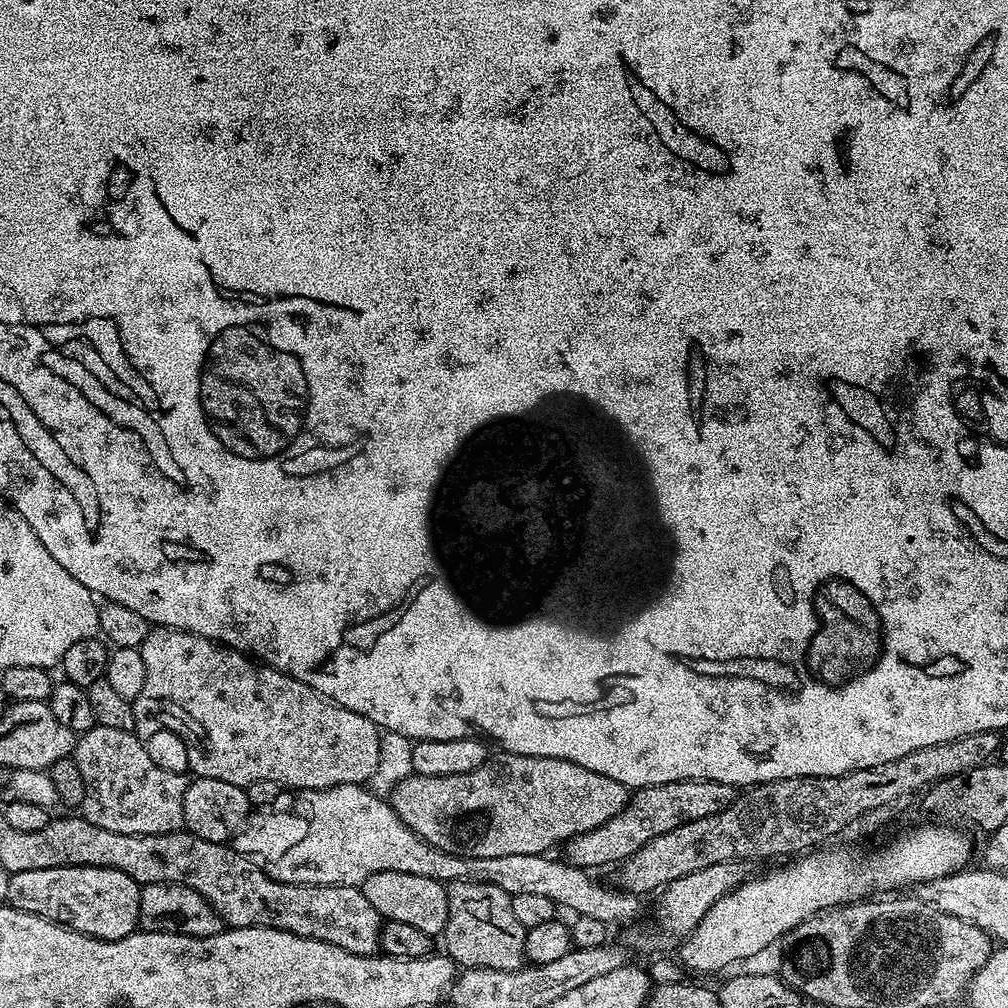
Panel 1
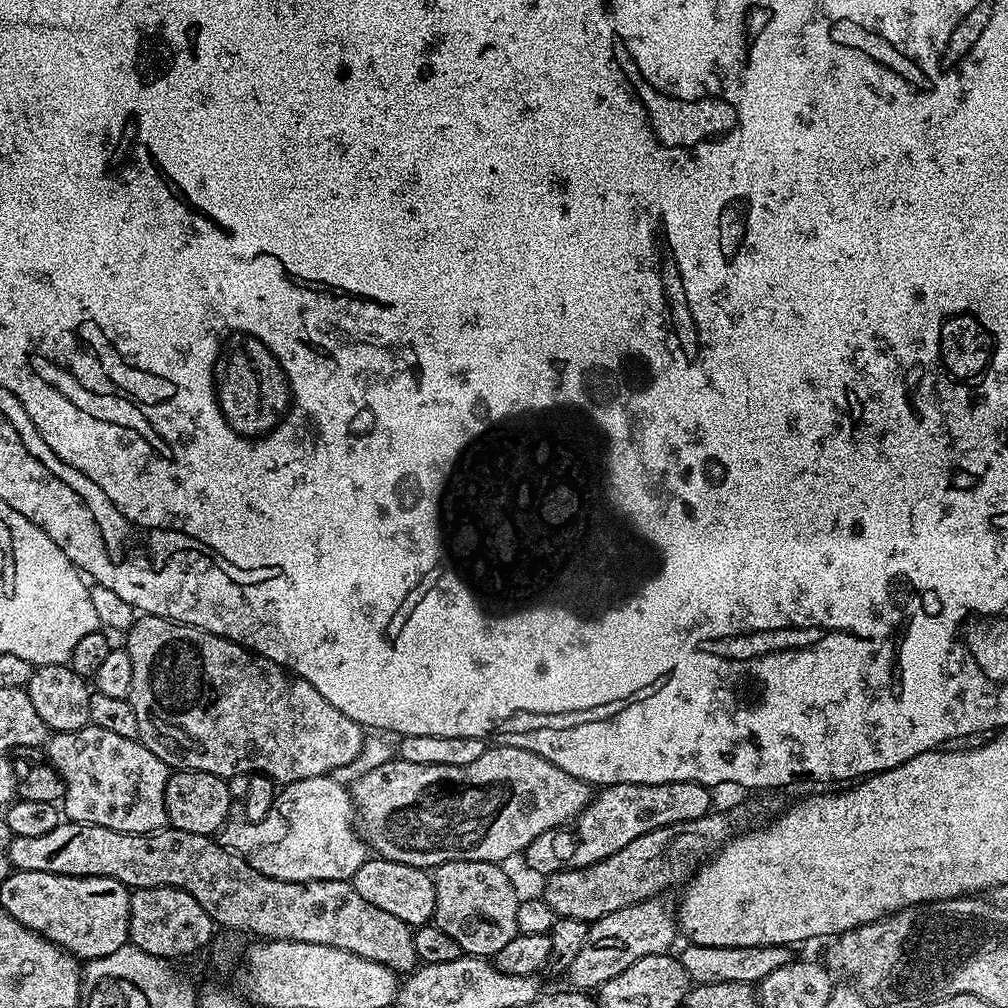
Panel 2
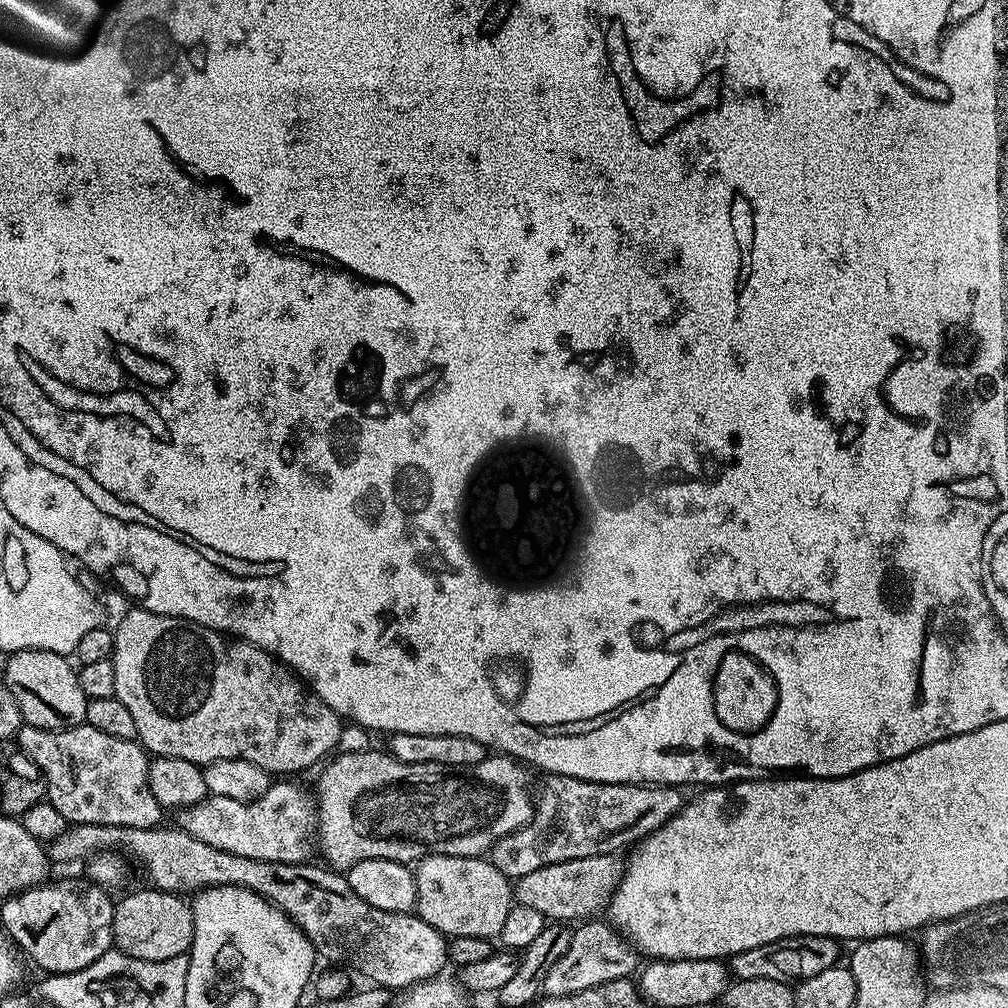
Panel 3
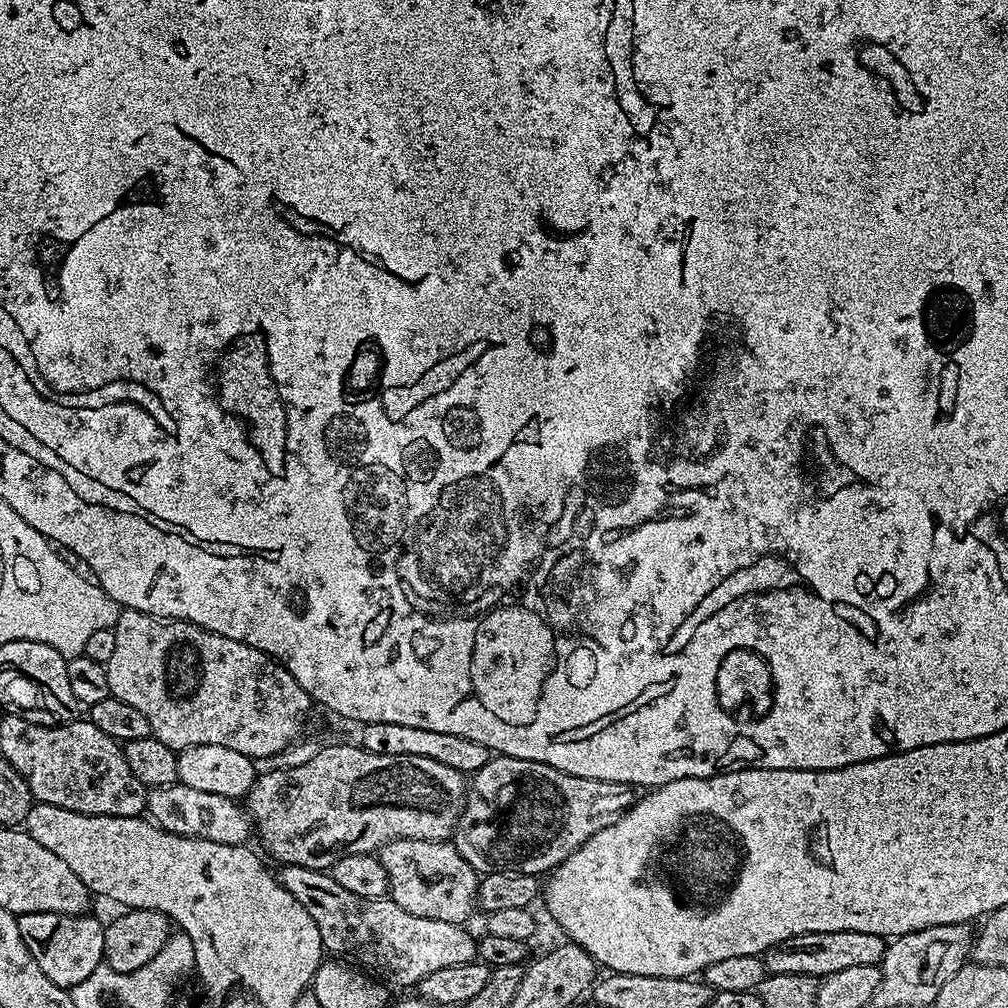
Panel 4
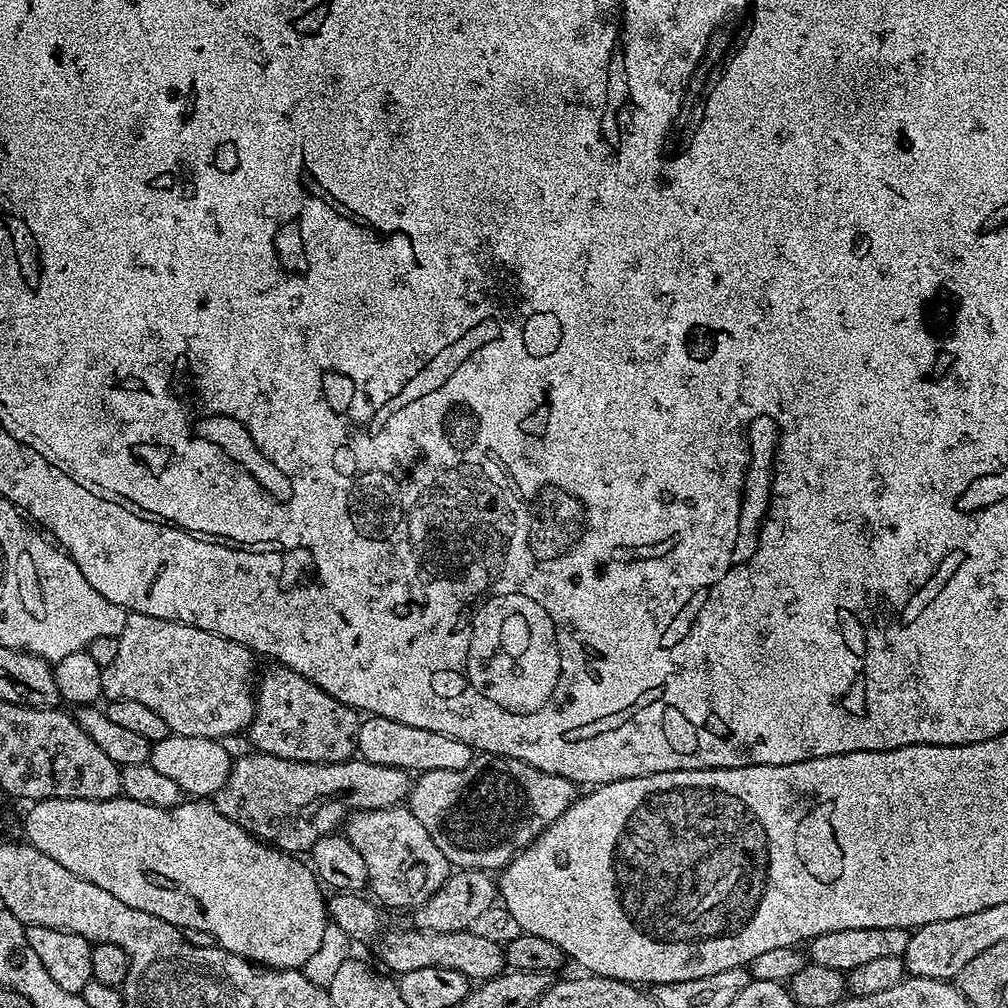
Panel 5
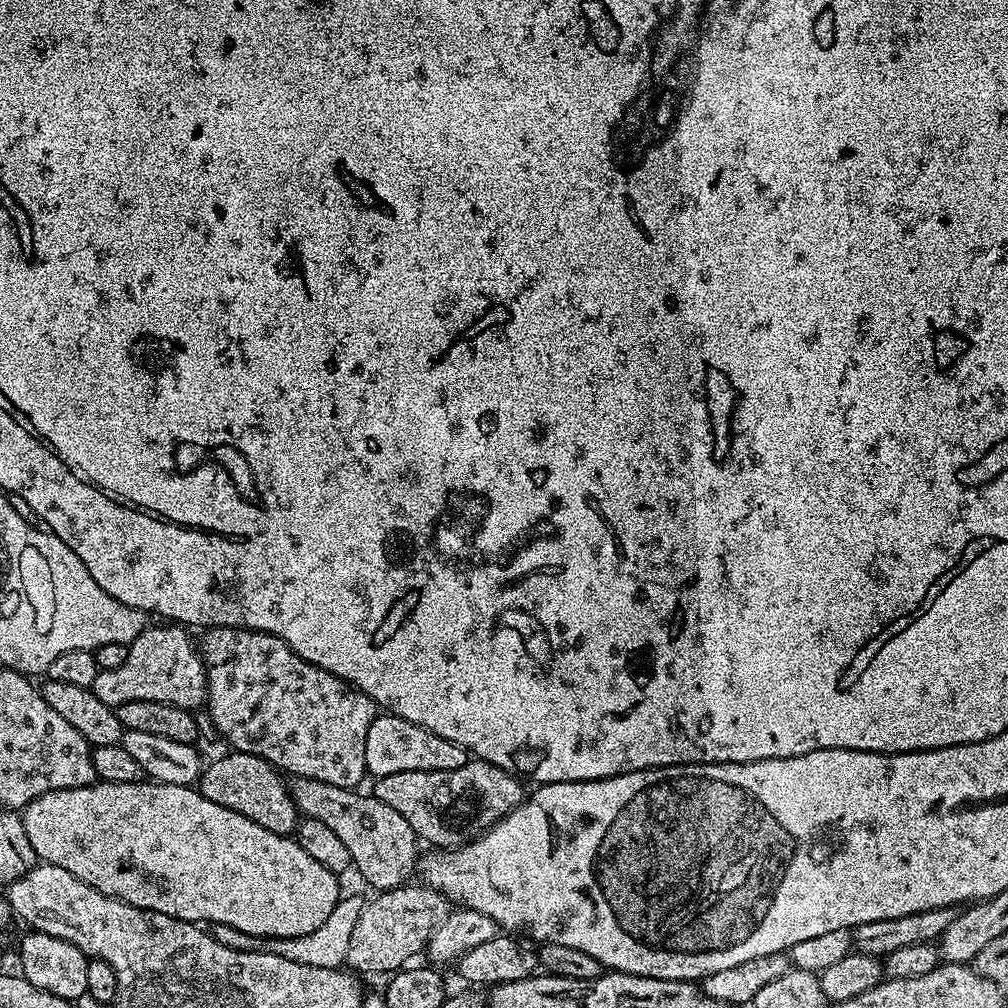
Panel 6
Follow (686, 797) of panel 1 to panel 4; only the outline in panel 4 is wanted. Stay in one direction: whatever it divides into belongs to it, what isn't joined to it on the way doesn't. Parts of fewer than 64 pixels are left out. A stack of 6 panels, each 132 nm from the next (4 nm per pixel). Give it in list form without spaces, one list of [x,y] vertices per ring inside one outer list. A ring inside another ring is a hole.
[[[496,754],[488,759],[486,766],[482,766],[482,770],[471,773],[464,812],[460,816],[460,823],[456,825],[454,843],[458,854],[462,854],[462,858],[466,858],[466,862],[470,862],[470,866],[477,874],[521,872],[522,874],[539,877],[541,875],[540,872],[544,872],[543,874],[551,873],[553,868],[558,867],[566,858],[570,858],[570,854],[577,852],[598,830],[610,826],[619,816],[624,815],[634,803],[632,792],[634,792],[634,788],[631,784],[606,782],[605,780],[595,780],[594,778],[578,778],[574,774],[566,774],[562,770],[554,770],[554,766],[546,766],[542,762],[530,762],[522,758]]]

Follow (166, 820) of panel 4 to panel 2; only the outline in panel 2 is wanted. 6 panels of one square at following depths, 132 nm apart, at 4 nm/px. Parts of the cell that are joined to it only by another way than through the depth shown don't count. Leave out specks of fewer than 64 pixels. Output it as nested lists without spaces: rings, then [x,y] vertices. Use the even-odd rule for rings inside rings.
[[[329,775],[302,778],[279,790],[268,812],[268,820],[251,820],[238,806],[233,807],[218,832],[222,847],[275,880],[351,881],[358,866],[370,858],[370,849],[358,831],[351,791],[334,782]]]

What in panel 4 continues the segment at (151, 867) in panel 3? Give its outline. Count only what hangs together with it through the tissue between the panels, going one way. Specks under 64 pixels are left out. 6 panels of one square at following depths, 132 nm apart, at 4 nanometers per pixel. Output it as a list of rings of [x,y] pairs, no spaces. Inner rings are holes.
[[[285,864],[279,871],[280,885],[290,890],[290,894],[302,902],[302,910],[314,918],[325,949],[333,957],[347,958],[371,970],[389,985],[419,986],[426,974],[442,970],[442,966],[462,966],[477,959],[478,940],[467,932],[467,927],[406,914],[406,910],[391,898],[358,898],[358,894],[350,894],[350,890],[338,886],[332,875],[324,870]]]

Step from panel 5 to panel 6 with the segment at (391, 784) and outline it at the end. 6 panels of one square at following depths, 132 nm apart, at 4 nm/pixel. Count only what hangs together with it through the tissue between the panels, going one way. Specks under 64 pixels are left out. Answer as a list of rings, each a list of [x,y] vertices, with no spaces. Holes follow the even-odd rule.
[[[228,750],[225,756],[203,765],[198,779],[198,790],[210,802],[218,802],[218,806],[226,806],[226,810],[234,810],[234,814],[242,814],[242,818],[250,818],[250,822],[258,822],[262,830],[270,830],[279,836],[292,836],[296,831],[298,813],[292,795],[288,792],[285,777],[268,760],[249,752]]]

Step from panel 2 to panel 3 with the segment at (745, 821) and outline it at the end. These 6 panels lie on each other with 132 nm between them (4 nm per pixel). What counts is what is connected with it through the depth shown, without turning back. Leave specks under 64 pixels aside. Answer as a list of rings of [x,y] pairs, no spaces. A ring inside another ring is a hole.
[[[619,855],[587,856],[554,862],[519,877],[514,884],[515,903],[538,910],[548,922],[584,922],[603,913],[624,877],[625,861]]]

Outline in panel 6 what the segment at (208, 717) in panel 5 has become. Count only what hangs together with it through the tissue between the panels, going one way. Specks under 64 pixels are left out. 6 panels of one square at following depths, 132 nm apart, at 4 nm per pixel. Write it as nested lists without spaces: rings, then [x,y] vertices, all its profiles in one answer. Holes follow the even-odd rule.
[[[149,626],[128,645],[126,662],[114,670],[97,674],[91,689],[106,706],[116,709],[122,702],[166,702],[179,708],[196,710],[208,699],[208,673],[200,657],[195,639],[188,637],[184,626]]]

